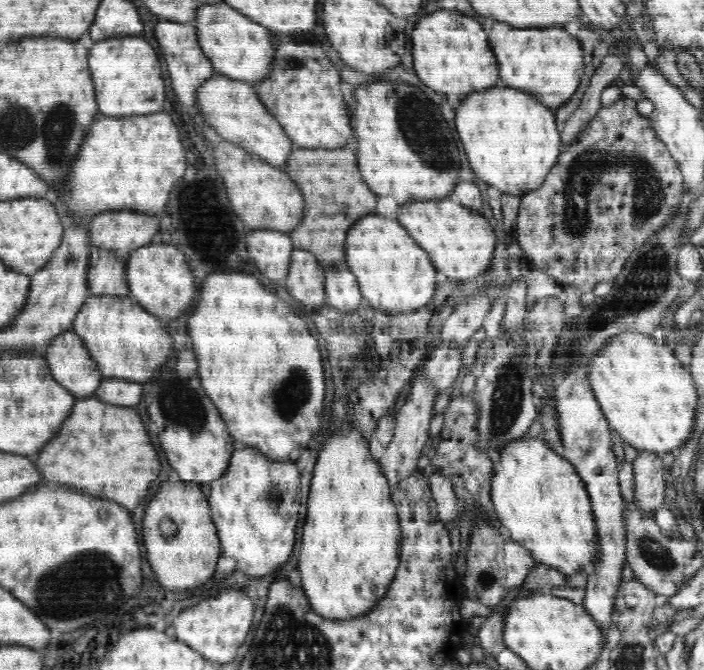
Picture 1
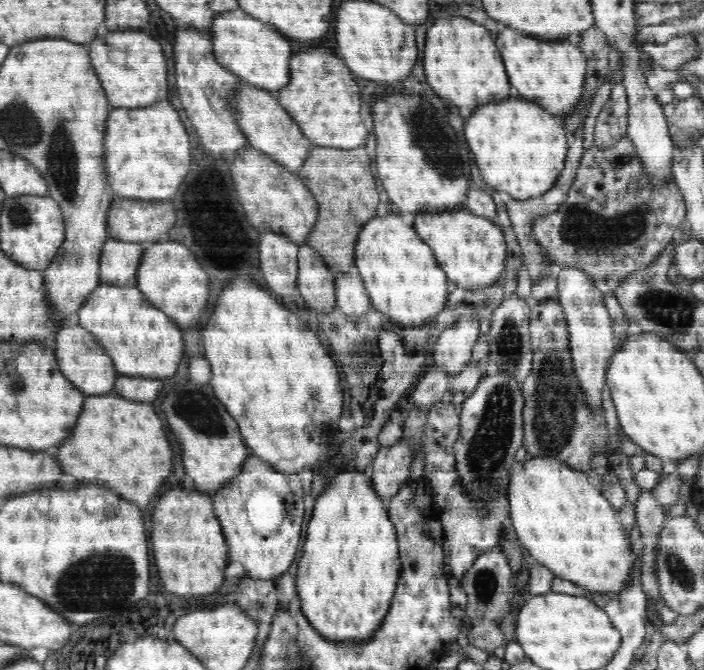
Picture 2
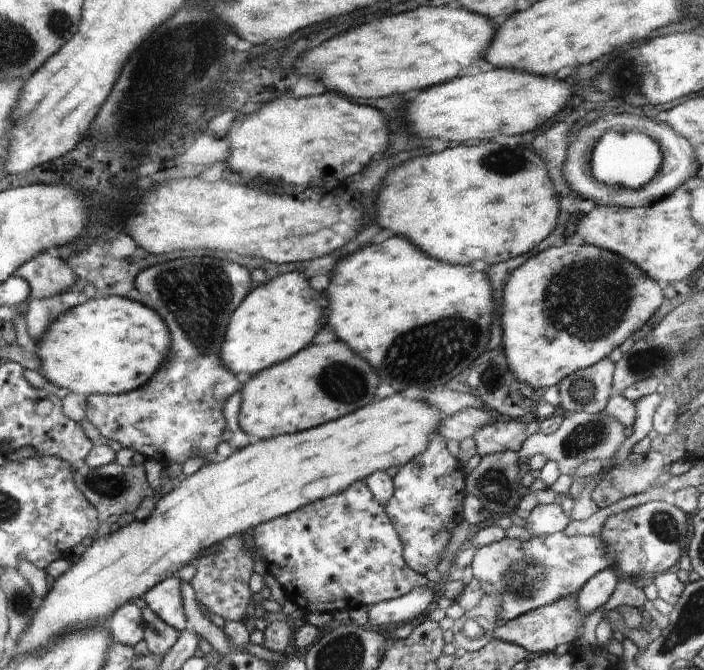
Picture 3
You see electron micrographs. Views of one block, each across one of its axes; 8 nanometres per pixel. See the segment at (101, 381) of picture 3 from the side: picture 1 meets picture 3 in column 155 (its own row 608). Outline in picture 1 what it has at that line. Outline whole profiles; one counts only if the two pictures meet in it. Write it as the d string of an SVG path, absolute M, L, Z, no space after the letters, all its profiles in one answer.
M355 426L332 431L316 458L300 544L301 587L312 610L330 620L368 614L384 598L400 564L401 528L388 479Z

